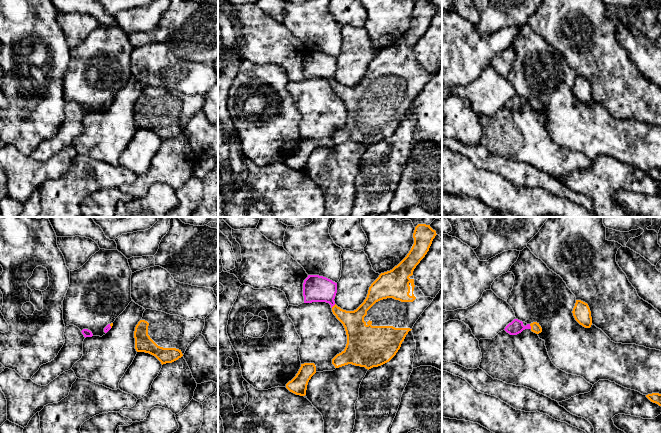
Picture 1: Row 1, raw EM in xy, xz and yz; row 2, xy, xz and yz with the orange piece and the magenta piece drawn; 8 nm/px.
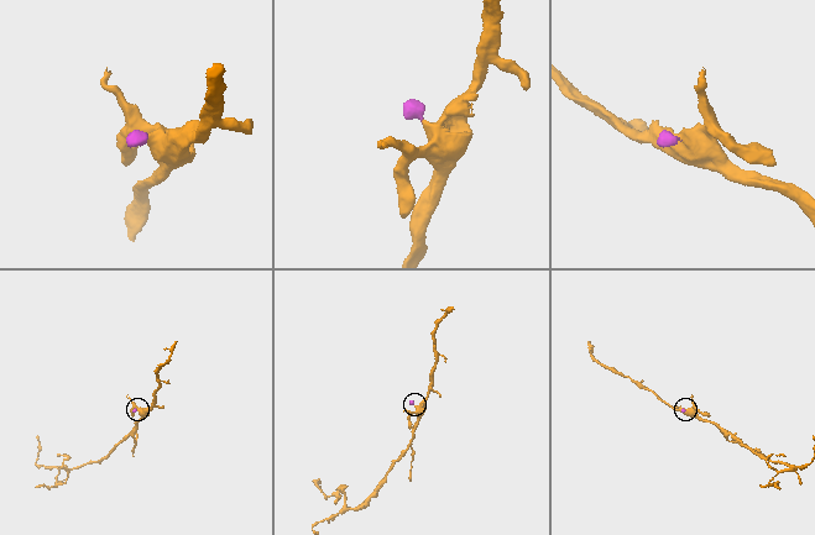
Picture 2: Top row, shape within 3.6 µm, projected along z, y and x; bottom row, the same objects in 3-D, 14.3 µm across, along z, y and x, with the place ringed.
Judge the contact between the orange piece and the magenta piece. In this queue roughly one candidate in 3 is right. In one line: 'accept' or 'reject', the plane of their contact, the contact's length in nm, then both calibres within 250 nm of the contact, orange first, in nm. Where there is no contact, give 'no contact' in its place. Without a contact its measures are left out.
accept; meets orange in yz; contact 40 nm long; 80 nm thick on the orange side, 110 nm on the other

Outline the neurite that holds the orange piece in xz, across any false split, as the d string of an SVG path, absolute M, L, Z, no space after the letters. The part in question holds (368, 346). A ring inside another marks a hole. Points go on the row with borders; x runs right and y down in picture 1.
M418 224L413 233L414 244L409 253L392 270L379 275L369 287L364 302L354 311L343 310L335 304L337 283L319 275L308 275L304 280L304 303L329 303L333 314L345 328L347 344L345 349L332 359L335 368L352 364L369 370L389 362L396 355L408 332L434 299L425 297L419 287L414 285L413 271L429 251L436 235L430 225Z

